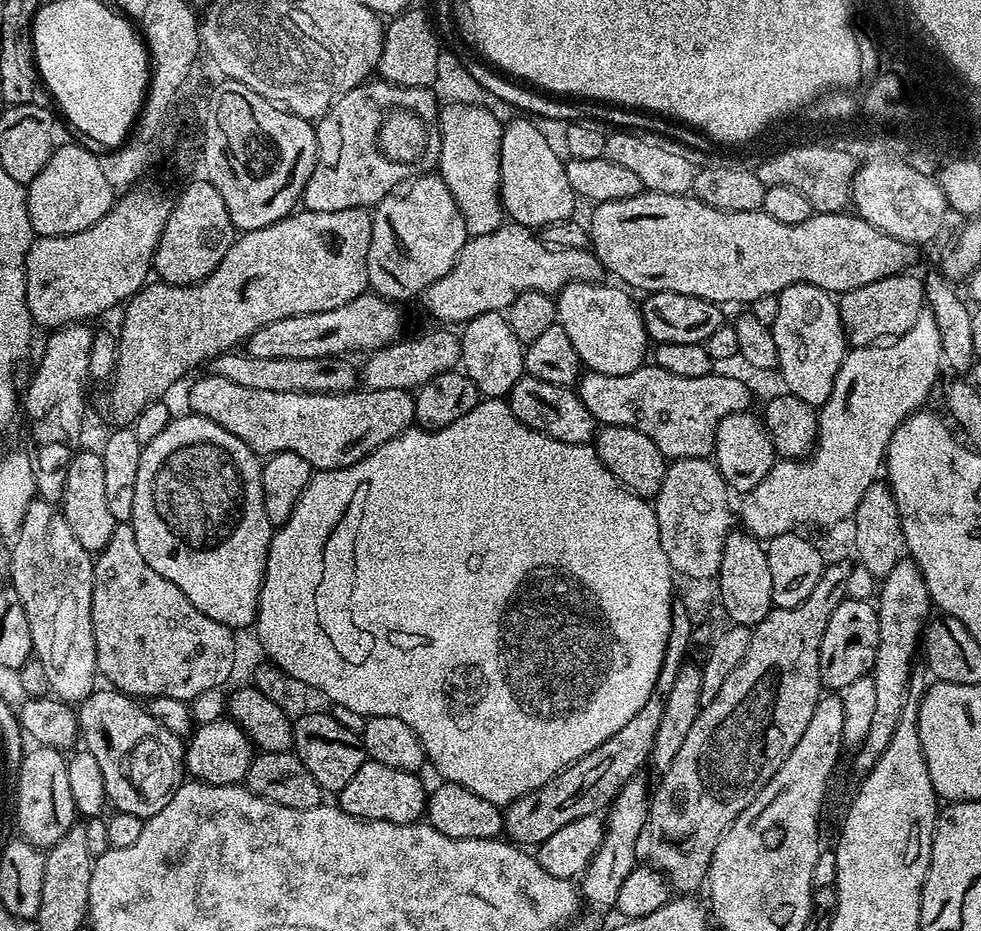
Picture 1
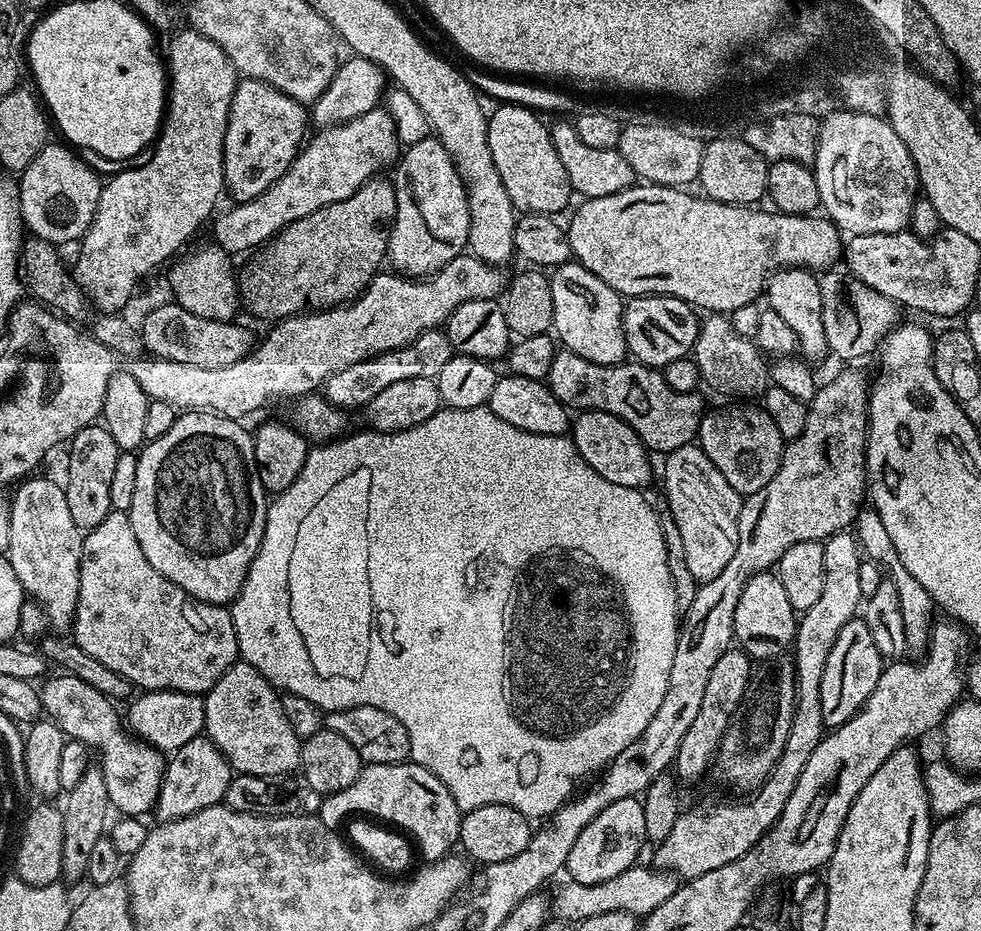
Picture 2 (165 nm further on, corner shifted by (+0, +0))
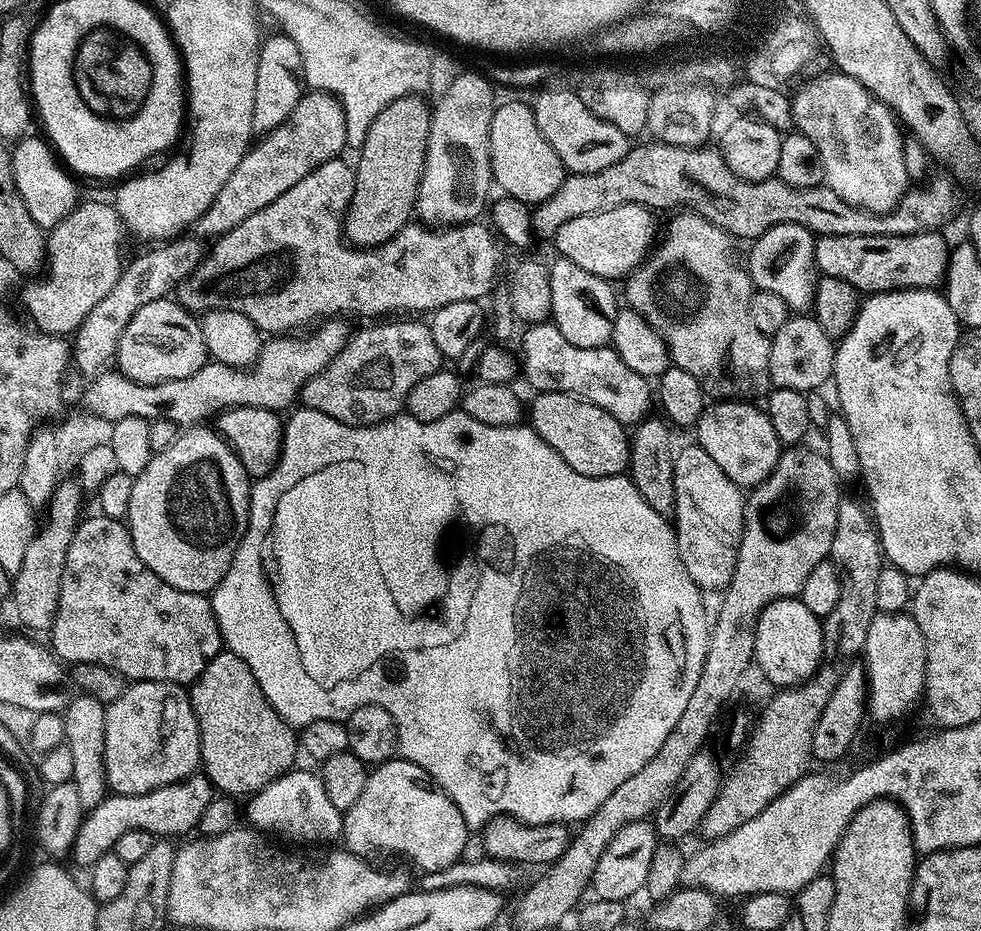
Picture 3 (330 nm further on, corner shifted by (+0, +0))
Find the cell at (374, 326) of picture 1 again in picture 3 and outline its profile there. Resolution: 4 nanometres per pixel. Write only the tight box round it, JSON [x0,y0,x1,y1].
[114,298,206,384]

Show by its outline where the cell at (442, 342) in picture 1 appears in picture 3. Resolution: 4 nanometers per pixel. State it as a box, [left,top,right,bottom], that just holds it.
[298,318,442,424]

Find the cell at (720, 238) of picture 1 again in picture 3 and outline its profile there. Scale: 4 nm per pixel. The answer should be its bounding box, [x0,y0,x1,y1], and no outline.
[554,204,653,282]

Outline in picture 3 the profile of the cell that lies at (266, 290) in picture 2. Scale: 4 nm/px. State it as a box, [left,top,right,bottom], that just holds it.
[344,95,432,248]

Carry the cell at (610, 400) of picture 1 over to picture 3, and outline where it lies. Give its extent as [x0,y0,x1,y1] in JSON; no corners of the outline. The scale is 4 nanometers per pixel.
[522,322,654,426]

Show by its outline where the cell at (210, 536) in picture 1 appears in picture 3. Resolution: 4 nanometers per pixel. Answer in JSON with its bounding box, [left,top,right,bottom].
[126,426,252,594]

